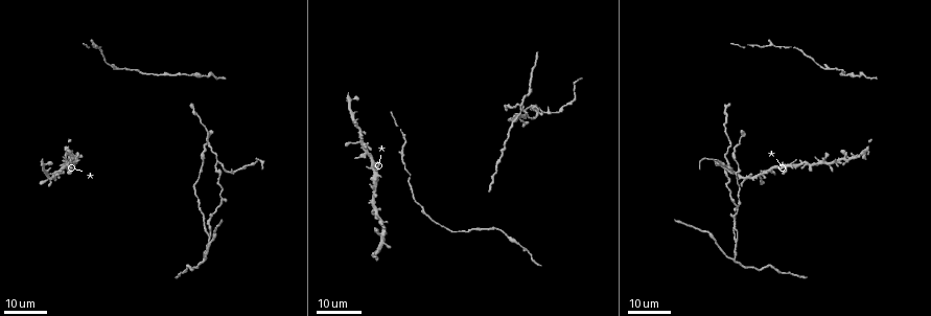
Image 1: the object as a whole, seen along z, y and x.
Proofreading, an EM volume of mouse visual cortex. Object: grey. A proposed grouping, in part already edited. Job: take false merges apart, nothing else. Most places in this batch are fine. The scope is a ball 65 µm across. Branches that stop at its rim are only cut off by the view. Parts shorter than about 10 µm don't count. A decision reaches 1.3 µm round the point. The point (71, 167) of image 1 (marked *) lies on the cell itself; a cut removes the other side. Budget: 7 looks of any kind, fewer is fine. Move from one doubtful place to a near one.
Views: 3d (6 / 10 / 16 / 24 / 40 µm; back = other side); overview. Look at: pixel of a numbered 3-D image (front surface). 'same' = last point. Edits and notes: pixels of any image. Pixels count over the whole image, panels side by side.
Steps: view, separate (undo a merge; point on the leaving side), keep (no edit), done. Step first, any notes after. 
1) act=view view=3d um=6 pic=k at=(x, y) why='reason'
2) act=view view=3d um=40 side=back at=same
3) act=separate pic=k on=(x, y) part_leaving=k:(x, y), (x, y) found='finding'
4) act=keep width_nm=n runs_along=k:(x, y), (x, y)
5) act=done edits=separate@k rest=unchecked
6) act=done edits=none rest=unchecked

act=view view=3d um=16 pic=1 at=(371, 168)

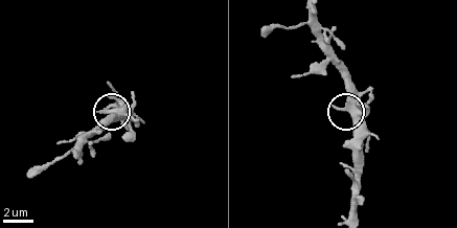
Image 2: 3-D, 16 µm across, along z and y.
act=view view=3d um=6 pic=2 at=(355, 116)

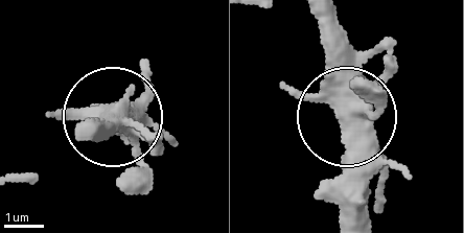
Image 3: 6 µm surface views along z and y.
act=view view=3d um=6 side=back pic=3 at=(345, 118)

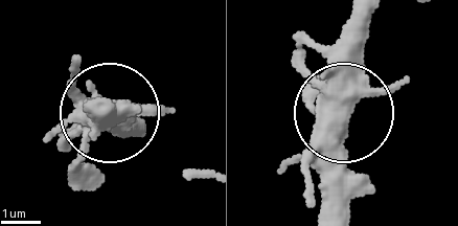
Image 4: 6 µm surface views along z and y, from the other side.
act=keep width_nm=460 found='continuous, no second cell'

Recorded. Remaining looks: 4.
act=view view=3d um=24 pic=1 at=(845, 157) why='four or more arms meet'

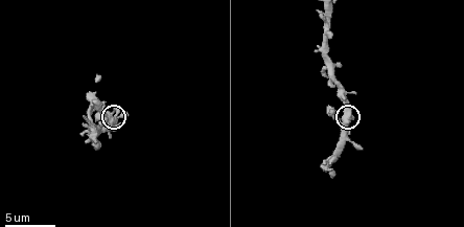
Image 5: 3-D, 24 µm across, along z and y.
act=view view=3d um=6 pic=5 at=(349, 115) why='closer look'

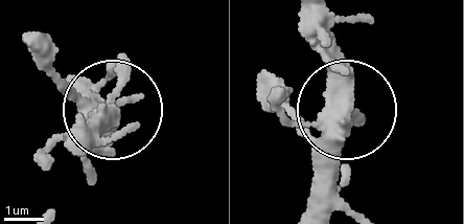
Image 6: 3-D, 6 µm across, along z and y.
act=keep found='one cell here'

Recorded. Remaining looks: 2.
act=view view=3d um=24 pic=1 at=(826, 69) why='three-way junction'

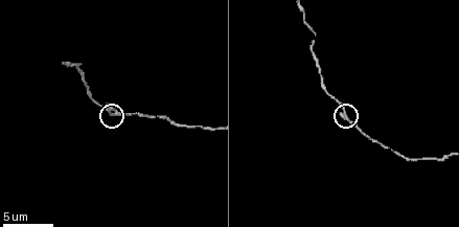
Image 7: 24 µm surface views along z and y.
act=view view=3d um=6 pic=7 at=(346, 116)

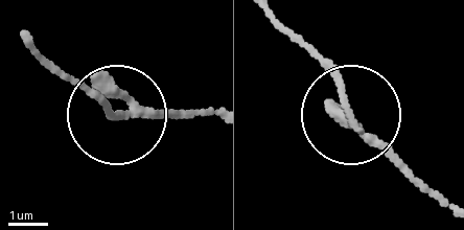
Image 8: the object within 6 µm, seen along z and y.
act=keep arms=3 found='continuous, no second cell'

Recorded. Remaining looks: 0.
act=done edits=none rest=unchecked

